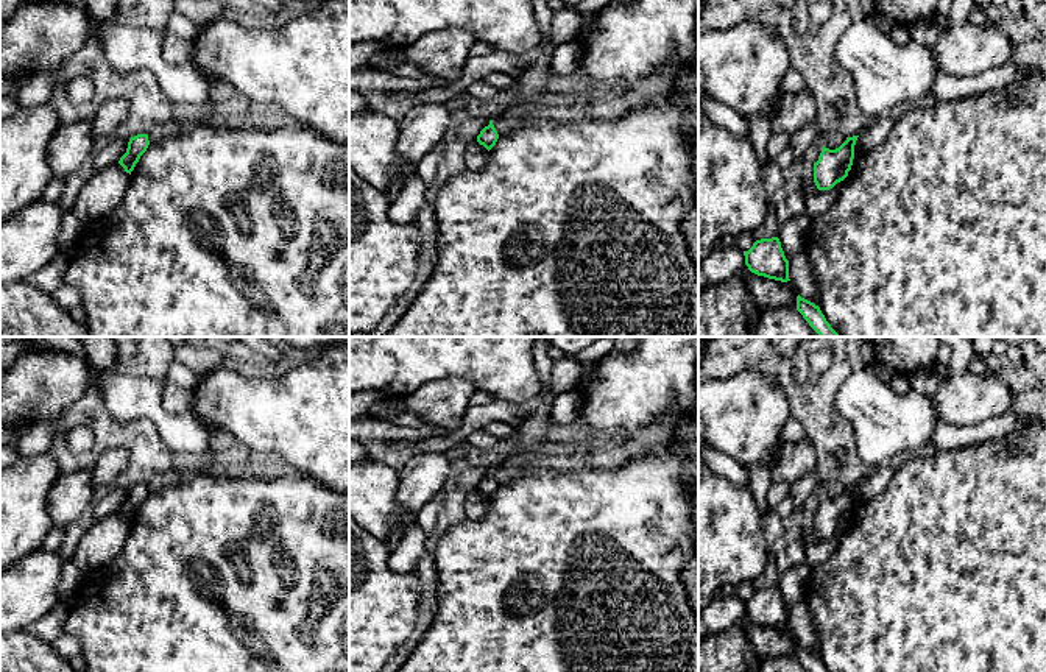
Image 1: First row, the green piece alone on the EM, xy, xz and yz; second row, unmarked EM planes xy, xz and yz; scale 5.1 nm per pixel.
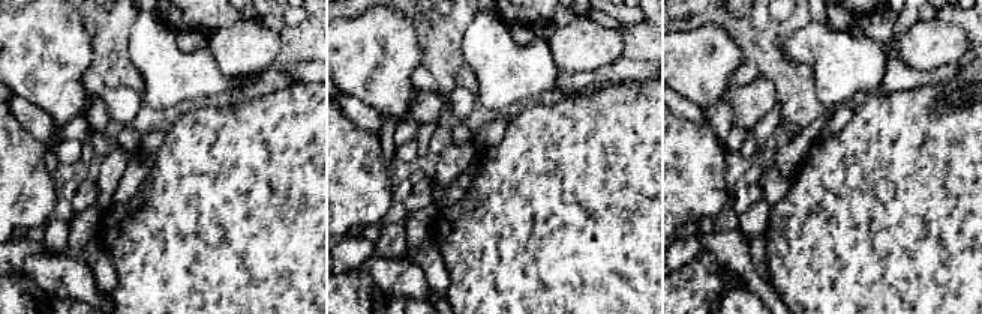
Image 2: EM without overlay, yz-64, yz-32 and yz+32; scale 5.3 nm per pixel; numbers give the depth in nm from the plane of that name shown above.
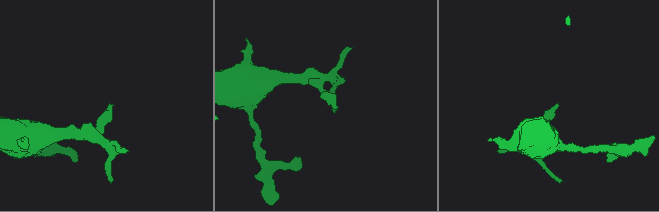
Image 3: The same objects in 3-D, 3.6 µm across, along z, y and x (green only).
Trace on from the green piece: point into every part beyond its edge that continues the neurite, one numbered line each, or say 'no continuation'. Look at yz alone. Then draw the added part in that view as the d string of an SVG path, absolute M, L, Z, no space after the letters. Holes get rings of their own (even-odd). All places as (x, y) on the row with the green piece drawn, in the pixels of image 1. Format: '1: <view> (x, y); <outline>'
no continuation

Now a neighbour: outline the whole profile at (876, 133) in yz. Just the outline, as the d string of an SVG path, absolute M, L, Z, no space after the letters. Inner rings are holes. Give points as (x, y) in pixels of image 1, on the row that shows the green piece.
M890 114L876 118L868 129L859 134L854 145L854 154L871 151L873 148L881 145L893 128L893 123L895 122L892 120Z

